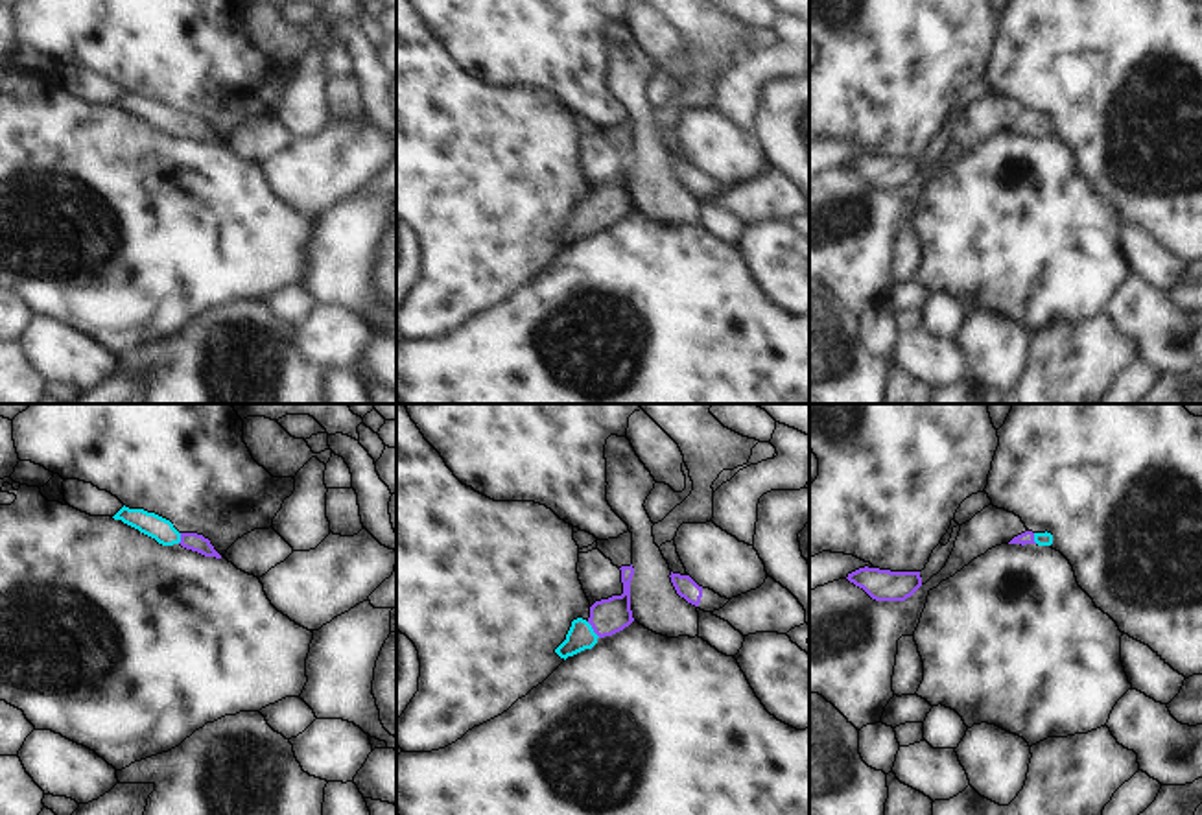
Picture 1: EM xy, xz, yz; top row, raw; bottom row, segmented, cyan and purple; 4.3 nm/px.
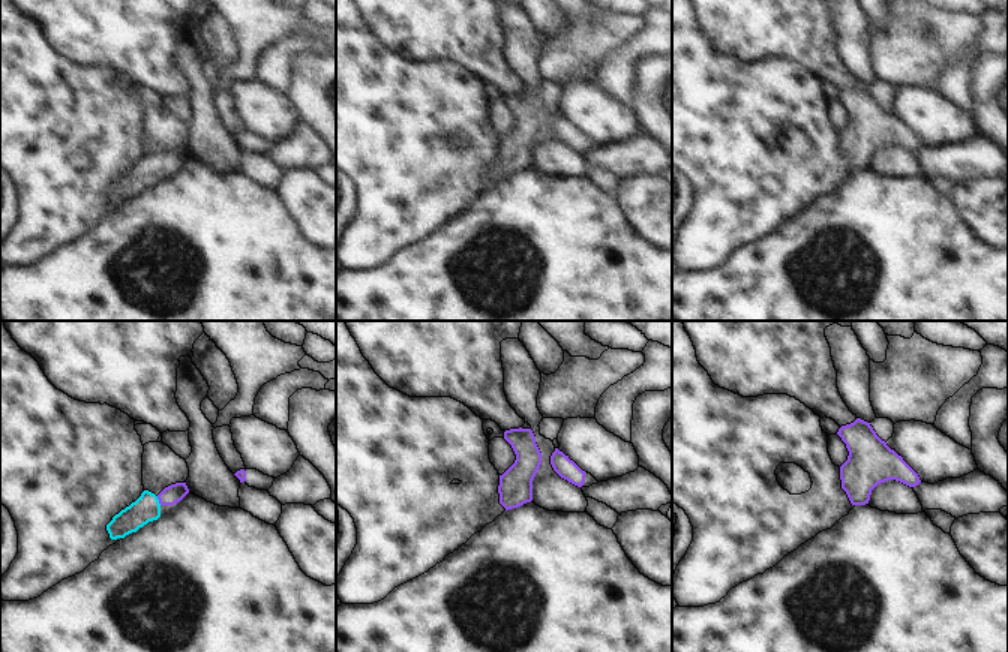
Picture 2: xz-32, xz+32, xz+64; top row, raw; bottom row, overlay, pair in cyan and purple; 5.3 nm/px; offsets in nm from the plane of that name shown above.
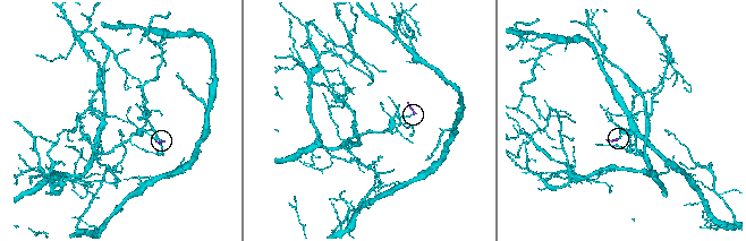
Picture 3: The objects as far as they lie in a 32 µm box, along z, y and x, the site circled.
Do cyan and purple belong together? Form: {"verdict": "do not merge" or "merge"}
{"verdict": "merge"}

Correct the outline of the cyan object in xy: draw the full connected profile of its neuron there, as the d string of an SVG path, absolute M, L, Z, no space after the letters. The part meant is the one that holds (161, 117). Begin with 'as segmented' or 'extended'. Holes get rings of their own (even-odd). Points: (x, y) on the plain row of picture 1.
extended; M124 92L112 105L138 116L162 133L181 131L183 135L197 138L205 144L221 146L208 125L197 120L179 120L170 107L155 100L147 100L144 96L129 96Z

